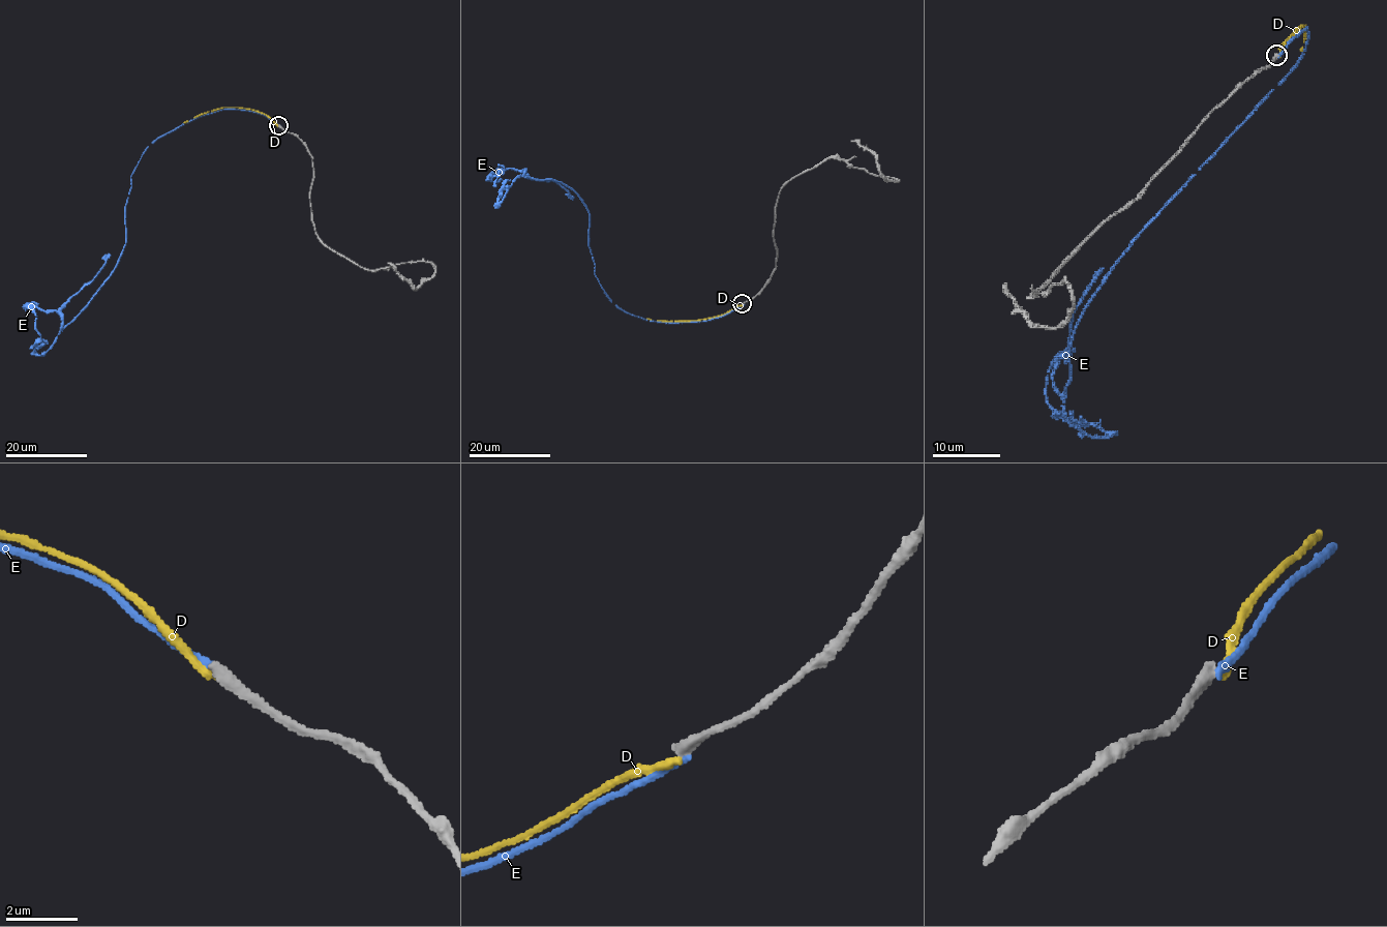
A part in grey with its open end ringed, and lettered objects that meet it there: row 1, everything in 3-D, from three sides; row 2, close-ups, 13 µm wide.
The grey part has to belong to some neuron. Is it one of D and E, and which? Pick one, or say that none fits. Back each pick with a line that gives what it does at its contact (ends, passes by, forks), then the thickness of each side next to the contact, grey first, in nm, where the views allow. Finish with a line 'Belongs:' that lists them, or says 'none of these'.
Belongs: none of these

